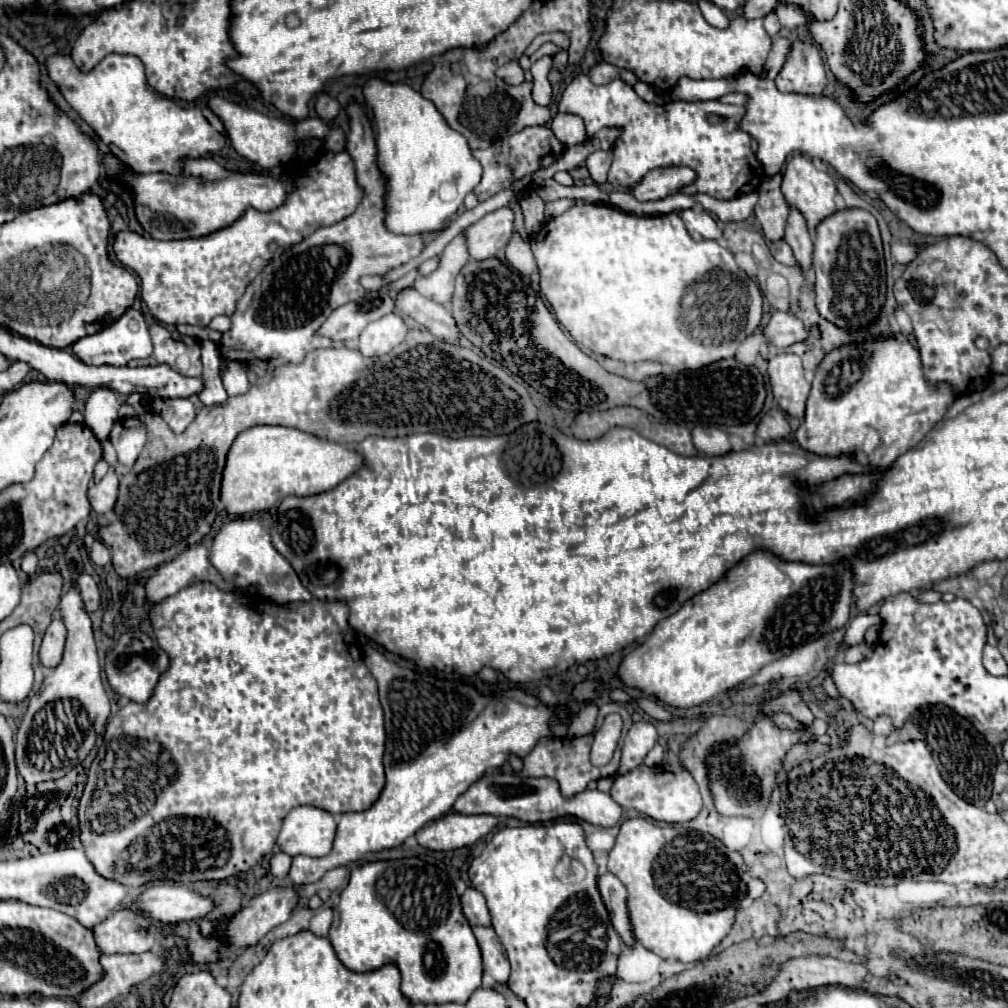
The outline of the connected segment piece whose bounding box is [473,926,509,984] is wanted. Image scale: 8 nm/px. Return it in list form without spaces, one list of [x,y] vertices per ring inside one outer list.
[[[473,928],[473,934],[479,942],[481,954],[483,954],[483,964],[485,972],[495,978],[495,982],[505,984],[509,980],[509,960],[505,956],[505,950],[495,934],[493,928]]]

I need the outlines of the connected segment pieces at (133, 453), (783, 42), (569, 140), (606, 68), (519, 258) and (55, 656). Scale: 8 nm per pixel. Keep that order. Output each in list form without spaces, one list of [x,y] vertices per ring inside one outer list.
[[[123,420],[123,432],[117,438],[109,438],[115,452],[117,452],[117,474],[127,474],[137,456],[141,454],[145,440],[147,440],[147,430],[139,420]]]
[[[775,38],[775,40],[773,40],[771,52],[769,52],[767,62],[765,62],[765,78],[773,80],[773,78],[779,74],[783,62],[785,62],[785,58],[787,58],[789,46],[791,46],[791,42],[789,42],[787,38]]]
[[[555,114],[551,120],[551,130],[553,134],[561,140],[561,144],[571,146],[571,144],[583,144],[585,142],[585,128],[583,120],[571,114]]]
[[[599,62],[595,64],[591,70],[589,70],[589,78],[593,84],[607,84],[615,78],[621,78],[625,80],[627,84],[635,84],[637,82],[637,76],[631,72],[631,70],[625,70],[625,68],[617,68],[613,64],[607,64],[607,62]]]
[[[515,234],[515,236],[509,240],[509,246],[507,246],[505,256],[507,256],[507,264],[511,264],[511,268],[515,268],[519,274],[529,276],[529,278],[533,278],[533,280],[539,280],[533,252],[531,252],[531,248],[529,248],[529,244],[525,242],[523,236]]]
[[[55,618],[47,628],[39,648],[39,662],[43,668],[55,668],[61,662],[63,650],[65,650],[65,636],[67,636],[67,630],[63,628],[63,622]]]

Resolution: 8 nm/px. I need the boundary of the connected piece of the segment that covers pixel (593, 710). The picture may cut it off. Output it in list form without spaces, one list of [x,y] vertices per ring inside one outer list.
[[[585,704],[577,716],[573,718],[567,738],[577,738],[577,736],[587,736],[595,730],[595,720],[597,720],[597,706],[595,704]]]

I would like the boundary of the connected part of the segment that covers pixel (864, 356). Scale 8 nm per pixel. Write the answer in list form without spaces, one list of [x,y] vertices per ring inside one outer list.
[[[889,336],[845,344],[827,352],[819,362],[805,420],[795,432],[795,440],[819,456],[867,450],[871,464],[887,468],[899,452],[907,452],[923,440],[955,398],[951,384],[939,382],[935,386],[925,378],[919,348],[909,340]]]

